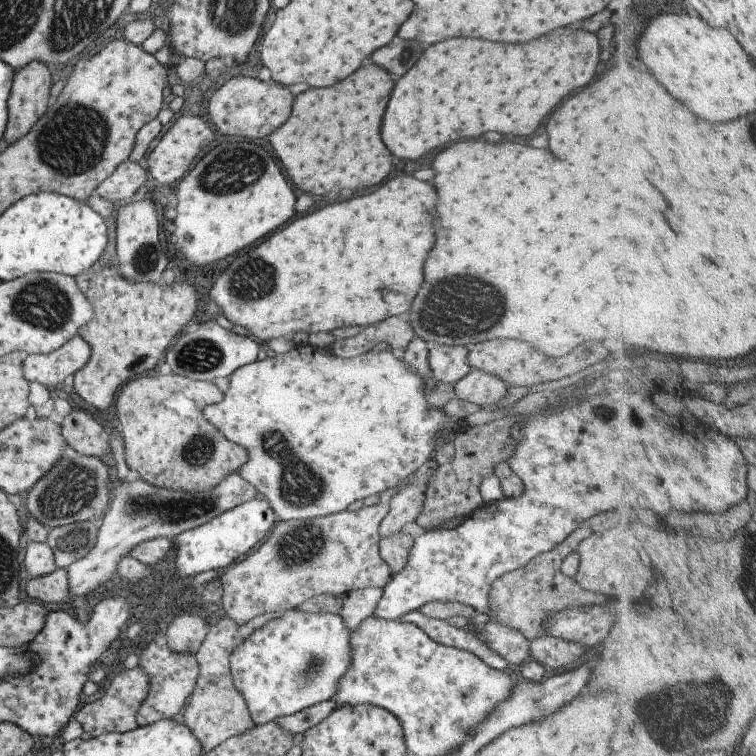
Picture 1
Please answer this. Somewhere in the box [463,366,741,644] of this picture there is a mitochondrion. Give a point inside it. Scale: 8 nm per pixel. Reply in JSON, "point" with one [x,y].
{"point":[604,414]}

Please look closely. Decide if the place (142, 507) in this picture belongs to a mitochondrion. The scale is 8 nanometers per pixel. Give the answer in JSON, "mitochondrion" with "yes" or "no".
{"mitochondrion":"yes"}

